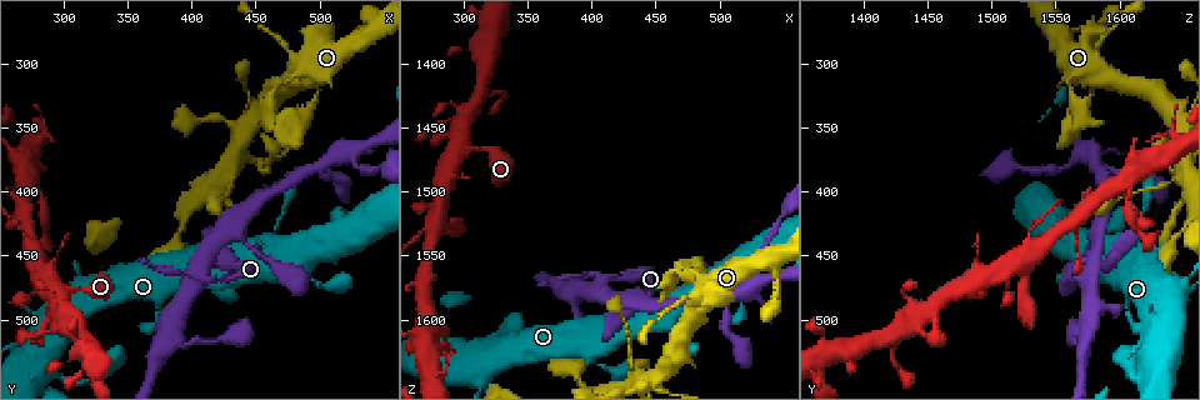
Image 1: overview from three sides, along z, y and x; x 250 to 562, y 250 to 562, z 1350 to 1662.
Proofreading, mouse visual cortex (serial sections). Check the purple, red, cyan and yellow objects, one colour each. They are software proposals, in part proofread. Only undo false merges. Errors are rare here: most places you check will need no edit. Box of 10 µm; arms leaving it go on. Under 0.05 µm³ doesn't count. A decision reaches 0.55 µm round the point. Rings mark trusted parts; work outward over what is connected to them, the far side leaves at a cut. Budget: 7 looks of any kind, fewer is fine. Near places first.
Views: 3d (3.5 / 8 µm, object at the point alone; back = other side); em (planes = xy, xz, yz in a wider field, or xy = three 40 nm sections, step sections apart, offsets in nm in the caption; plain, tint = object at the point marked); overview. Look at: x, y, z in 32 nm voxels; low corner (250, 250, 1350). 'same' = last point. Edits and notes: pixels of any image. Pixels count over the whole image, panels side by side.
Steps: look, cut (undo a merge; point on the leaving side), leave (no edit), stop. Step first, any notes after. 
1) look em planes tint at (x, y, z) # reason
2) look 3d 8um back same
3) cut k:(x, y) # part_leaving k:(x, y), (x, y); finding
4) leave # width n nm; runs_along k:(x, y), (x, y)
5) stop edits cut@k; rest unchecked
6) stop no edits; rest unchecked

look 3d 8um at (300, 476, 1466) # three-way junction

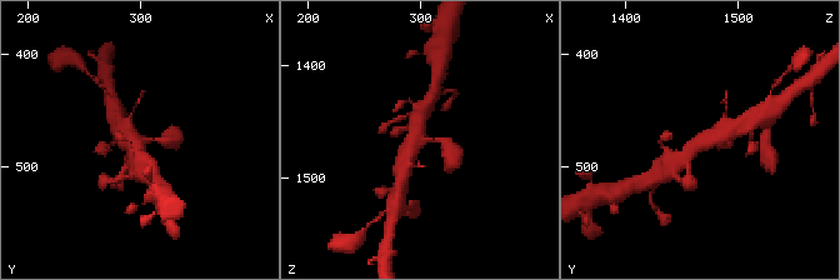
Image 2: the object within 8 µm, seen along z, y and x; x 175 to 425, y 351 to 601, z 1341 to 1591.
look 3d 3.5um back same # zoom in

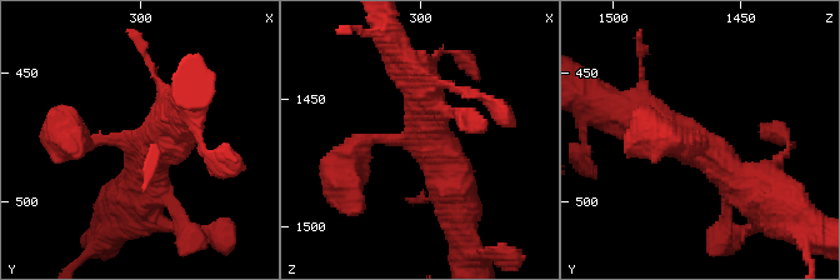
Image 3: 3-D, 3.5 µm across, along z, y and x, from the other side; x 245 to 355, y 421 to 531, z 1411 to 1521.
look em xy step 5 tint at (299, 478, 1466) # arms 3; arm_widths 250, 450, 450 nm

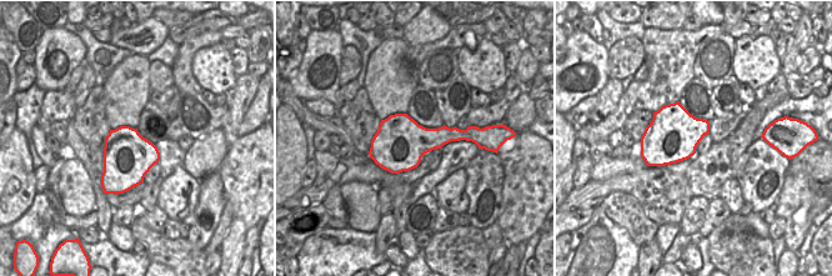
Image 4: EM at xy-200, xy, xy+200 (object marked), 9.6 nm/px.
leave # width 500 nm; runs_along 3:(350, 161), (369, 139), (423, 141), (454, 205); continuous, no second cell

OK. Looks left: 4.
look 3d 3.5um at (432, 388, 1644) # sharp bend

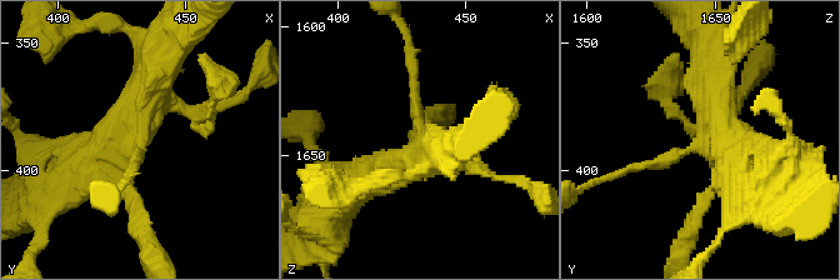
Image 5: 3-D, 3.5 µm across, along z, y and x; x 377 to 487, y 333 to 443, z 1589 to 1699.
look em xy step 5 tint at (432, 389, 1643) # arms 3; arm_widths 150, 500, 500 nm

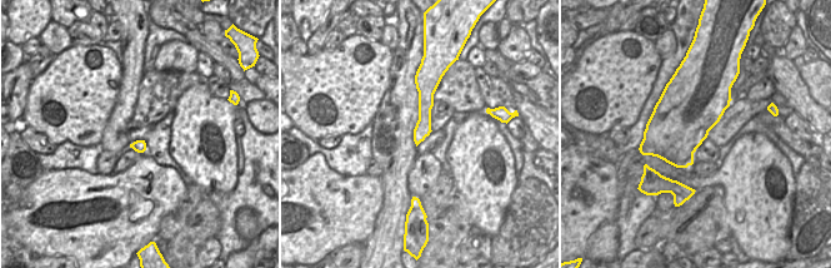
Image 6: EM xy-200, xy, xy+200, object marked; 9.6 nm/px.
look em xy step 3 tint same # cut it another way

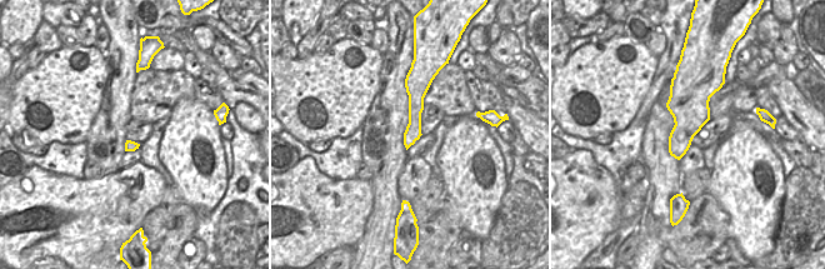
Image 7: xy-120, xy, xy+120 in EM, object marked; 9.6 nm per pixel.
leave # runs_along 7:(418, 81), (415, 124), (408, 143); all the same cell

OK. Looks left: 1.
stop no edits; rest unchecked

